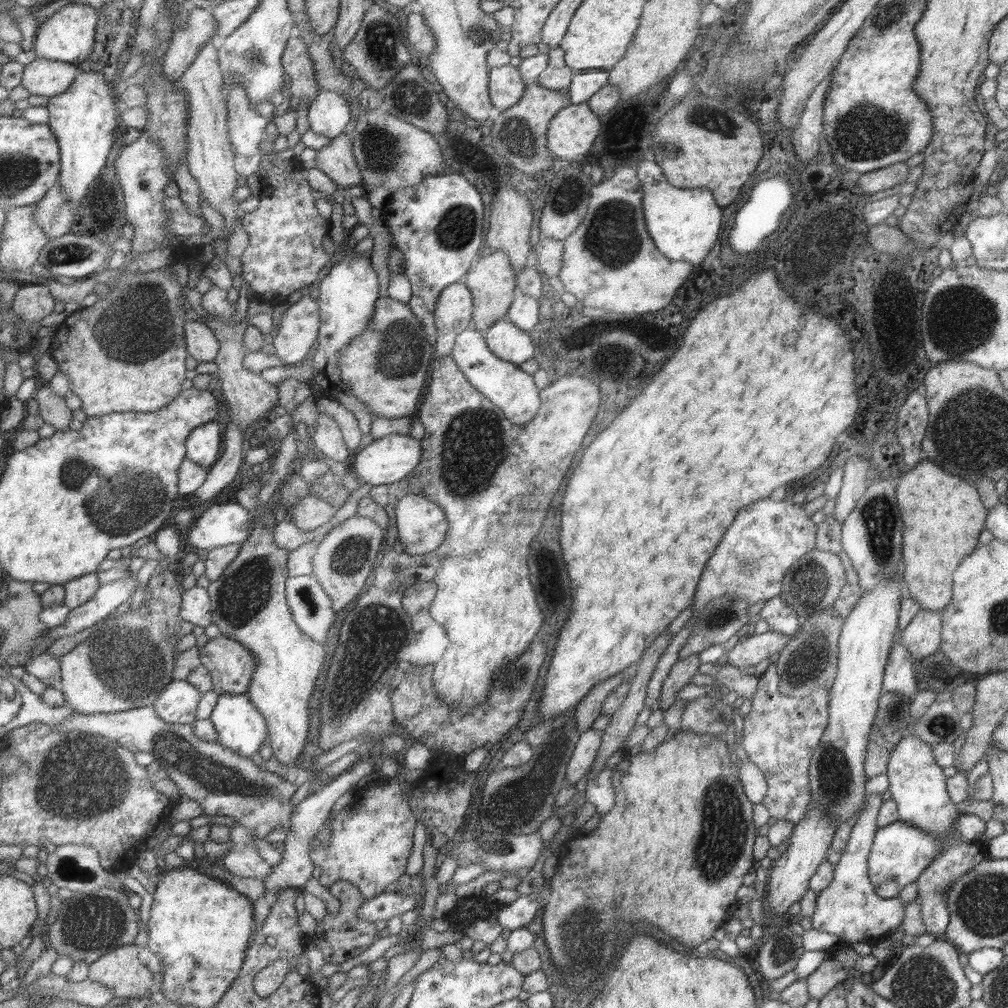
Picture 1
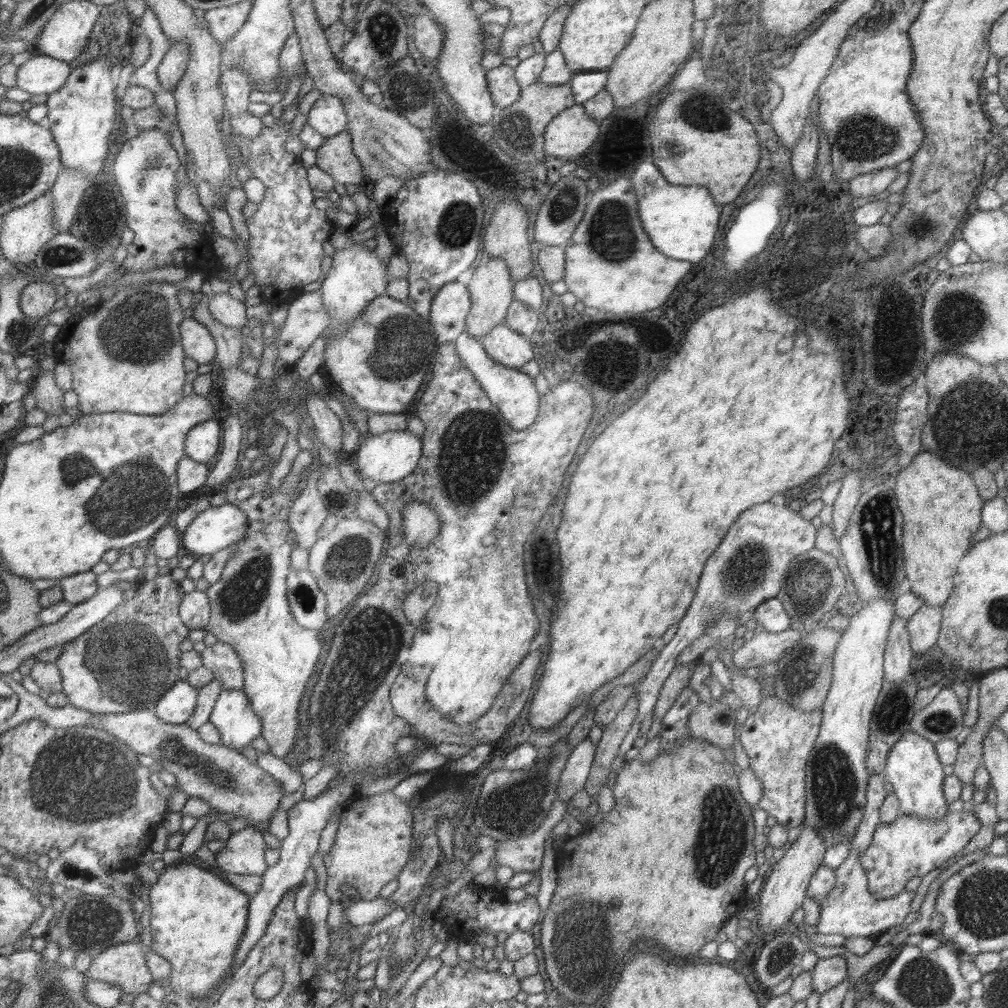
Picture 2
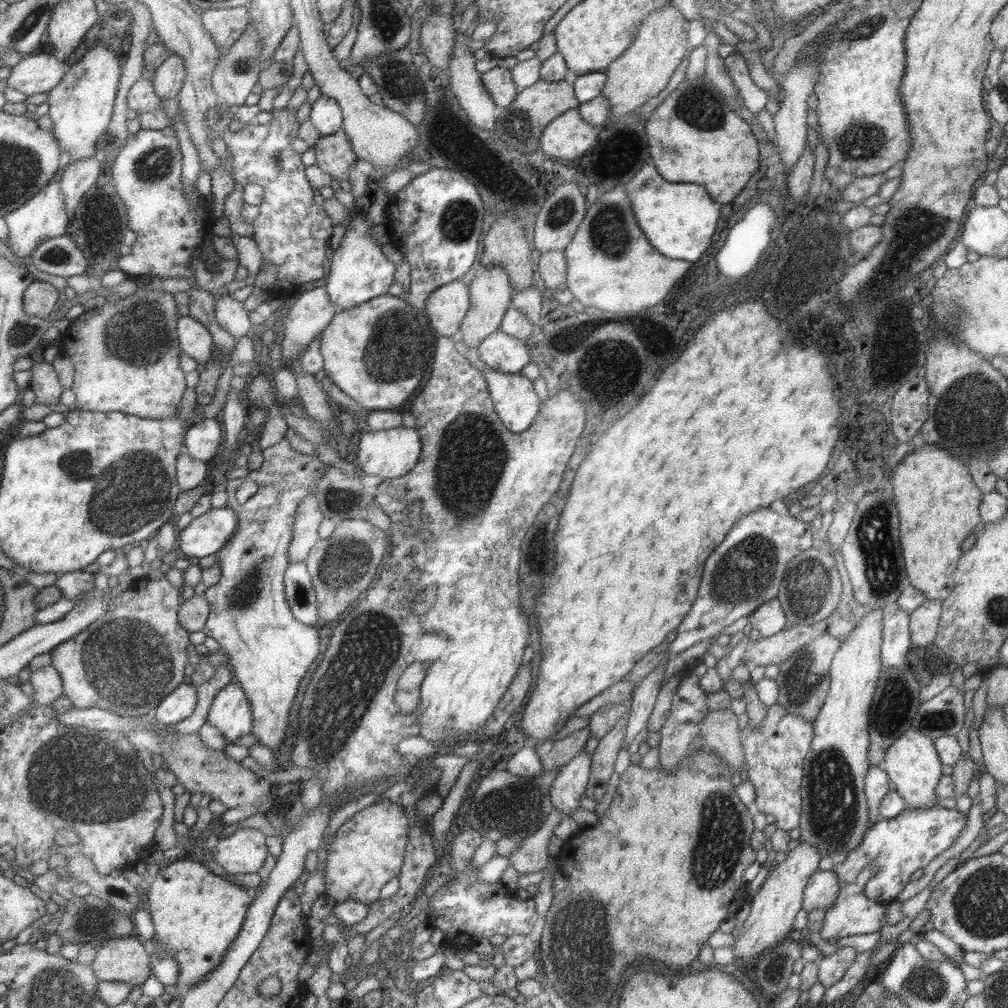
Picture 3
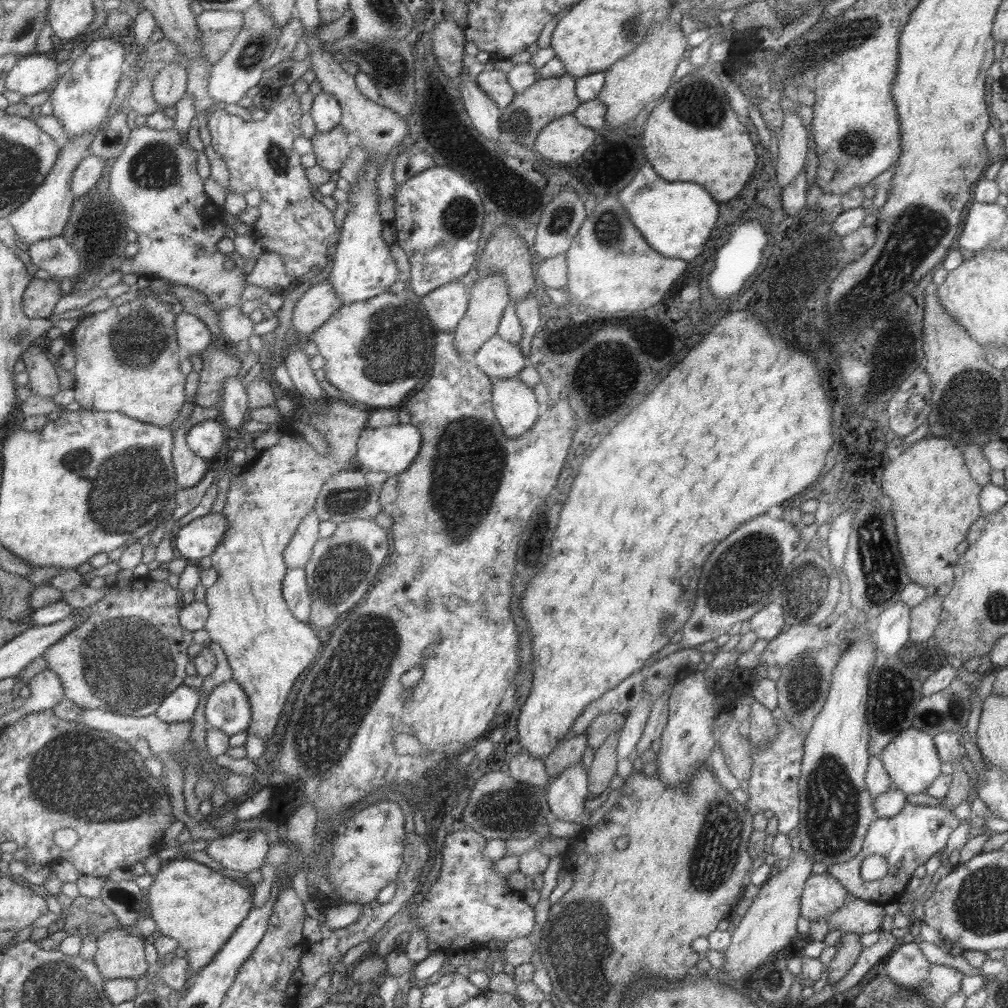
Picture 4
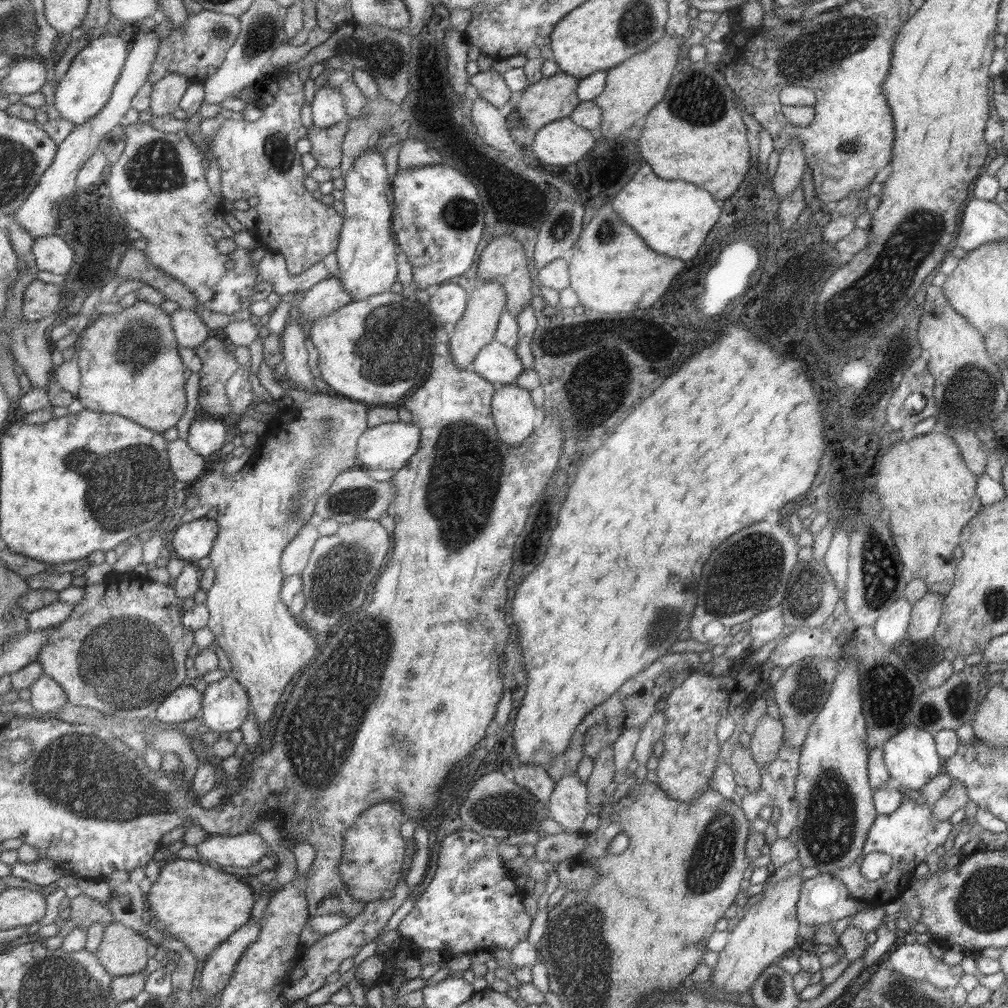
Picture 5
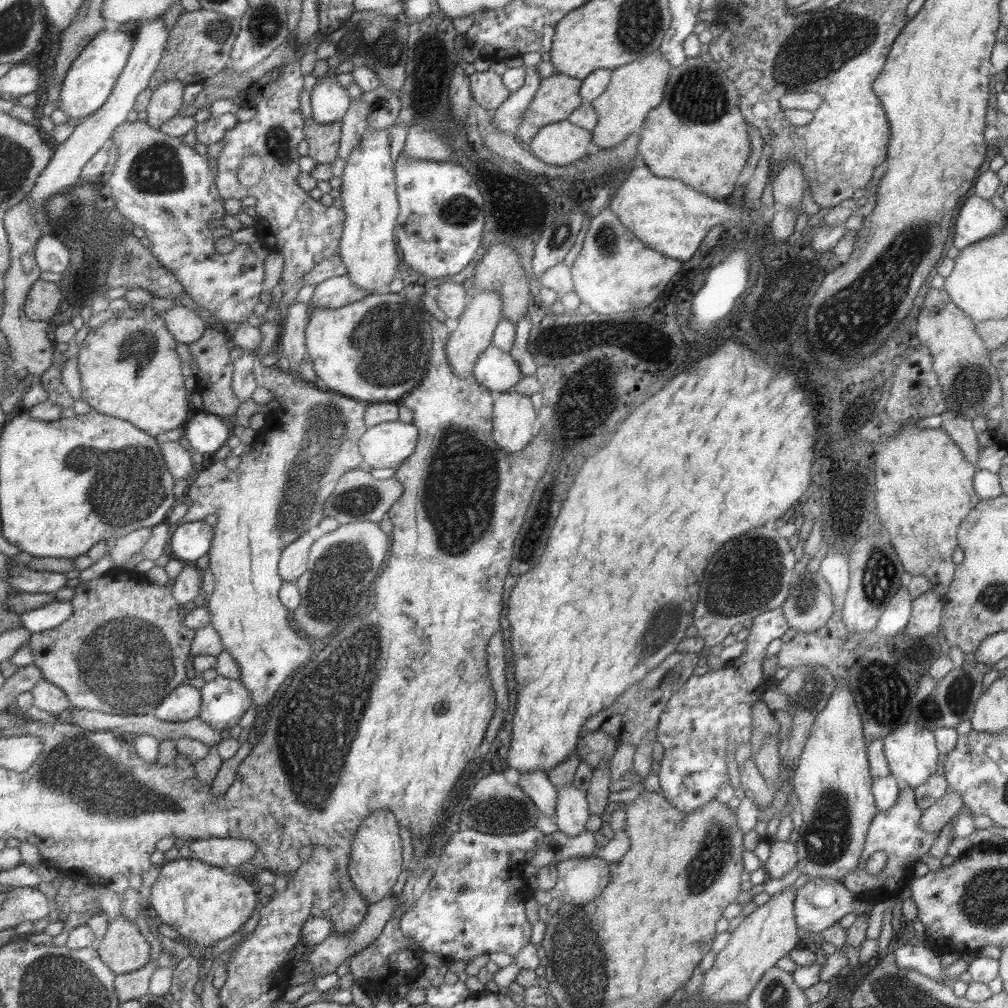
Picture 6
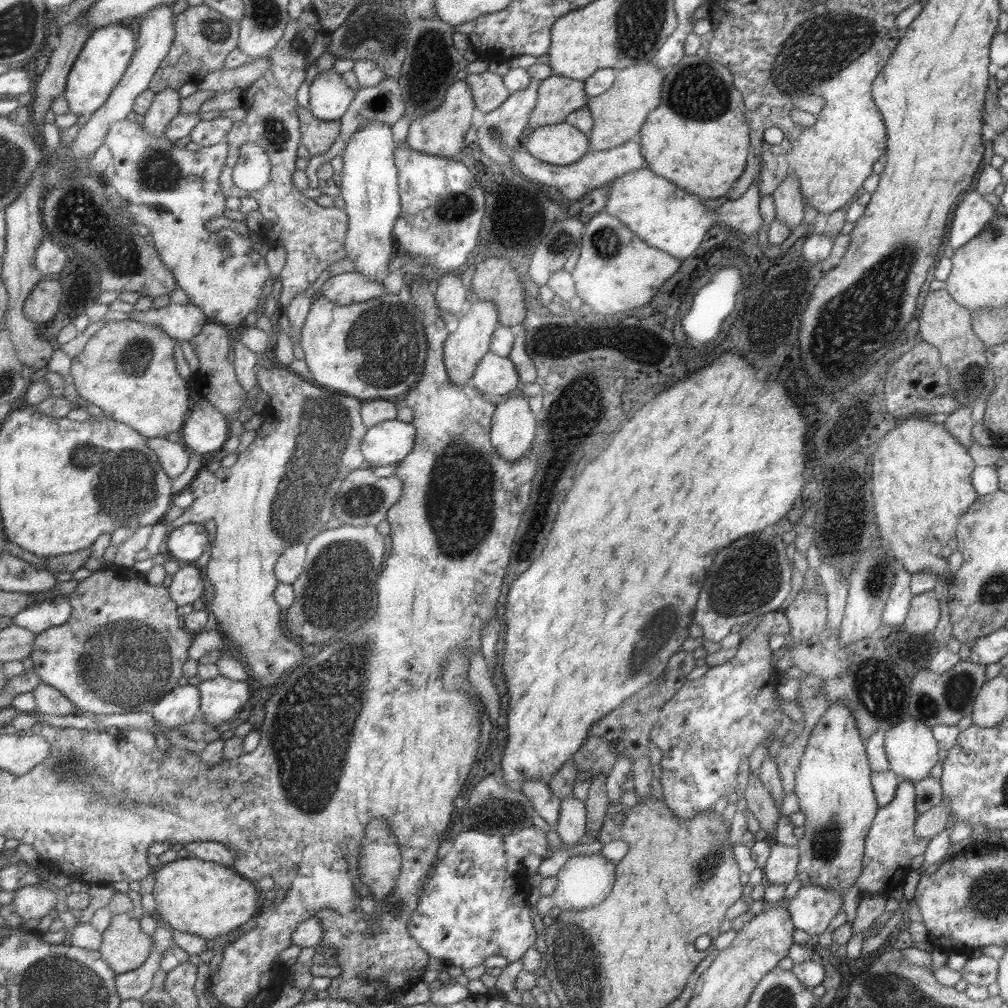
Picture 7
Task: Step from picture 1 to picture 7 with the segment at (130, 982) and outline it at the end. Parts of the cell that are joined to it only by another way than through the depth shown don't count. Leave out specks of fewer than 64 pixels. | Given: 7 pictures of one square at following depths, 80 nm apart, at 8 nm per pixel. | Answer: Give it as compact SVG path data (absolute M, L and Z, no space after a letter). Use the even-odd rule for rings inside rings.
M128 912L114 916L100 951L118 974L123 974L140 967L151 949L149 936L139 930L137 920Z

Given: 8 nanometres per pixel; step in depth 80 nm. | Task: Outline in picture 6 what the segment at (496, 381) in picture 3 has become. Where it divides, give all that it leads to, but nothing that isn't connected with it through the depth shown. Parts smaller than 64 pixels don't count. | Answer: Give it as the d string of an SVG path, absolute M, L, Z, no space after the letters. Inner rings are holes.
M513 390L499 392L494 394L492 404L492 440L493 442L504 450L504 452L520 452L523 450L527 443L533 438L531 431L533 423L535 422L536 415L529 401L529 396L526 394L519 394Z

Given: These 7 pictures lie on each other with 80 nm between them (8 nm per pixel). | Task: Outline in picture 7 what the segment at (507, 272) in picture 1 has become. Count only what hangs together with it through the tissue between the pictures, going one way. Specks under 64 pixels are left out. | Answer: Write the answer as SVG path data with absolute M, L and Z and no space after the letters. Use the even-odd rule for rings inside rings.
M470 300L467 304L467 312L457 318L458 326L454 332L448 334L443 341L443 363L447 378L455 386L464 386L474 375L475 368L483 355L487 355L493 332L497 329L497 309L489 301Z

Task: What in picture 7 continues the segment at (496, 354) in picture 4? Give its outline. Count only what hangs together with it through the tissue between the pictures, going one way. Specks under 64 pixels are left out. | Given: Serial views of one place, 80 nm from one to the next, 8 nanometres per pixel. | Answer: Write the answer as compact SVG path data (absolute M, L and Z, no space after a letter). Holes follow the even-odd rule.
M491 352L483 355L467 384L472 385L484 396L506 395L515 388L519 377L509 358Z

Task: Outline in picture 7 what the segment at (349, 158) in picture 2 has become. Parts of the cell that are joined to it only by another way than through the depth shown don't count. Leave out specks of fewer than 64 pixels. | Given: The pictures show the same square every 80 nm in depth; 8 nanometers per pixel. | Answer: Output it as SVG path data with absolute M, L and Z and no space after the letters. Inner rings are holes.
M298 106L294 113L299 121L300 143L304 144L310 156L327 152L340 134L340 120L319 120L308 107Z

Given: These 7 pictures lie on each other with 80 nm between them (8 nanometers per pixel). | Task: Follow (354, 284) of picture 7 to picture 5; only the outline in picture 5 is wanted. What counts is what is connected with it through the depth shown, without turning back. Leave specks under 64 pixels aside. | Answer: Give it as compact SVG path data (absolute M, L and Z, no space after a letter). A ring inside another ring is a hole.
M332 277L313 284L296 307L300 322L304 327L310 327L317 318L327 316L351 301L351 296L343 290L341 282Z

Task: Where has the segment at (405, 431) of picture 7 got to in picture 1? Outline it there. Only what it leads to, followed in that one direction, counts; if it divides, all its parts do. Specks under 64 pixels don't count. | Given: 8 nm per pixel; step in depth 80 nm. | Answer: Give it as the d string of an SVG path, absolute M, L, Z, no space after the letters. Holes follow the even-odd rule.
M387 434L383 438L373 439L355 453L357 455L350 470L360 483L372 486L391 484L405 478L418 465L421 458L420 440L405 434Z

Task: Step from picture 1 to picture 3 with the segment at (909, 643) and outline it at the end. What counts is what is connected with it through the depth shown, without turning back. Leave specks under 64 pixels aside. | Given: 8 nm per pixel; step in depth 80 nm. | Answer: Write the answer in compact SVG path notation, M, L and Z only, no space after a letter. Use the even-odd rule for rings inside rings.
M927 600L910 612L909 630L913 646L926 646L935 638L942 601Z

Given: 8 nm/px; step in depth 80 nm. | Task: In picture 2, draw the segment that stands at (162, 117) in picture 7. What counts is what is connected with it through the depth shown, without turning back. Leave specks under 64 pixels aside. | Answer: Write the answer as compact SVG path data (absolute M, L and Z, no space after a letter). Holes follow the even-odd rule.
M182 40L171 42L171 46L160 60L156 68L156 76L165 91L173 92L178 82L182 80L183 74L186 73L190 58L190 50L187 48L186 42Z

